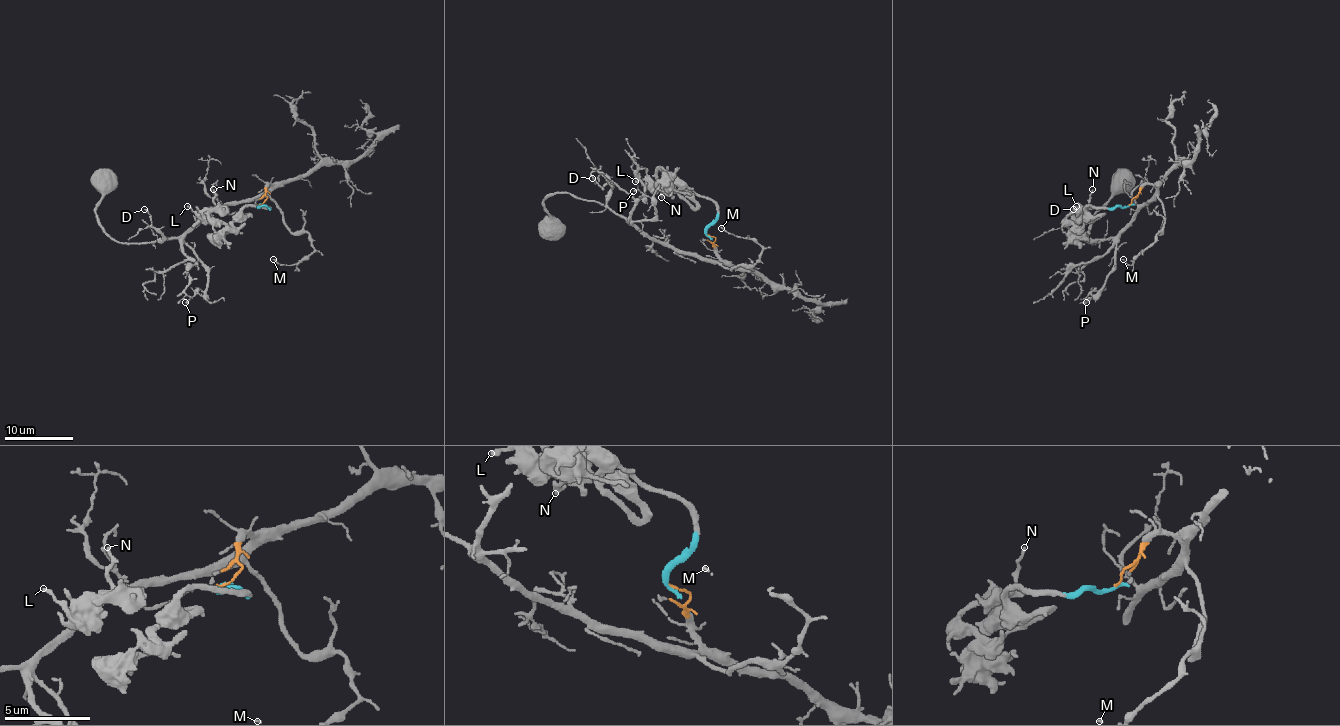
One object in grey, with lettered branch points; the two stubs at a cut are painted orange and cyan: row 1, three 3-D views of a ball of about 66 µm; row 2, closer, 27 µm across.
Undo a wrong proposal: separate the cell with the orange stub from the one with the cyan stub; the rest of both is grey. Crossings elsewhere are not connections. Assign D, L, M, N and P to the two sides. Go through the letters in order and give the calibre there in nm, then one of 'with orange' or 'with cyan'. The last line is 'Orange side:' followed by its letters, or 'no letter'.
D: calibre 150 nm; with orange
L: calibre 200 nm; with cyan
M: calibre 120 nm; with orange
N: calibre 140 nm; with cyan
P: calibre 140 nm; with orange
Orange side: D, M, P

